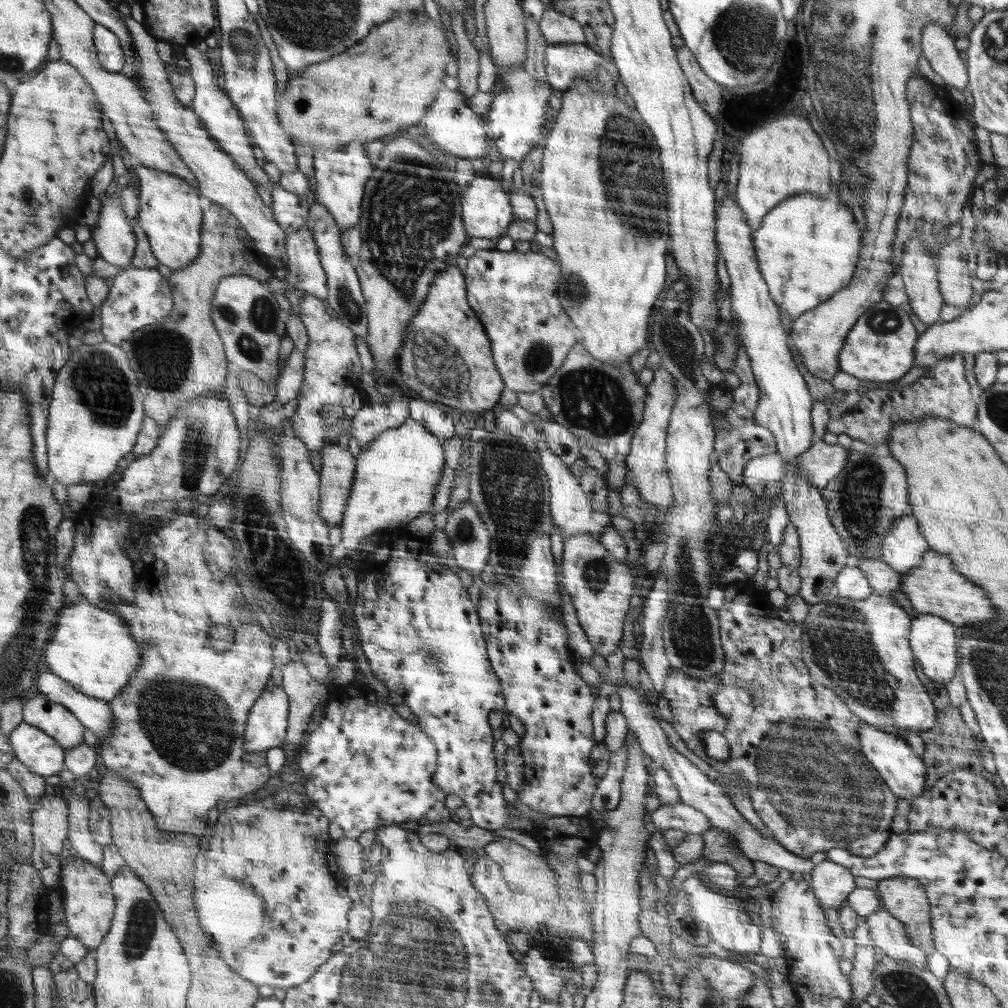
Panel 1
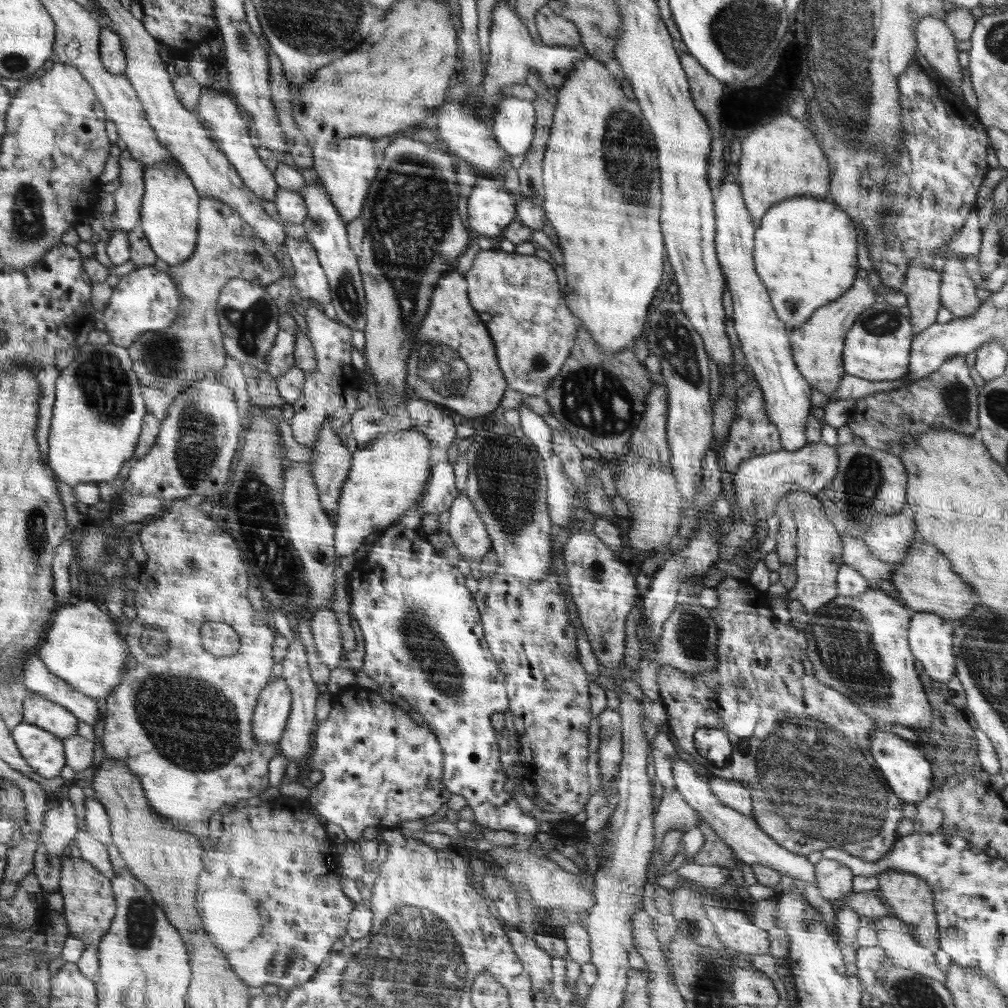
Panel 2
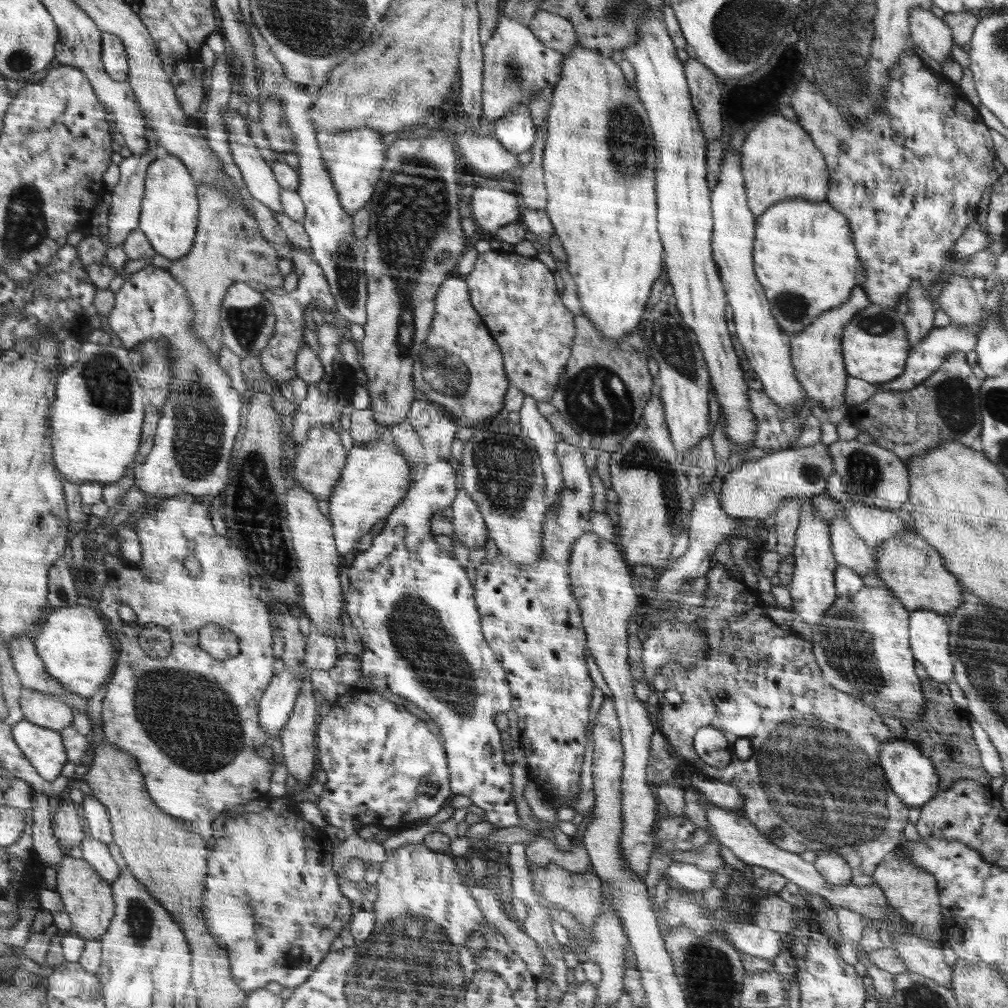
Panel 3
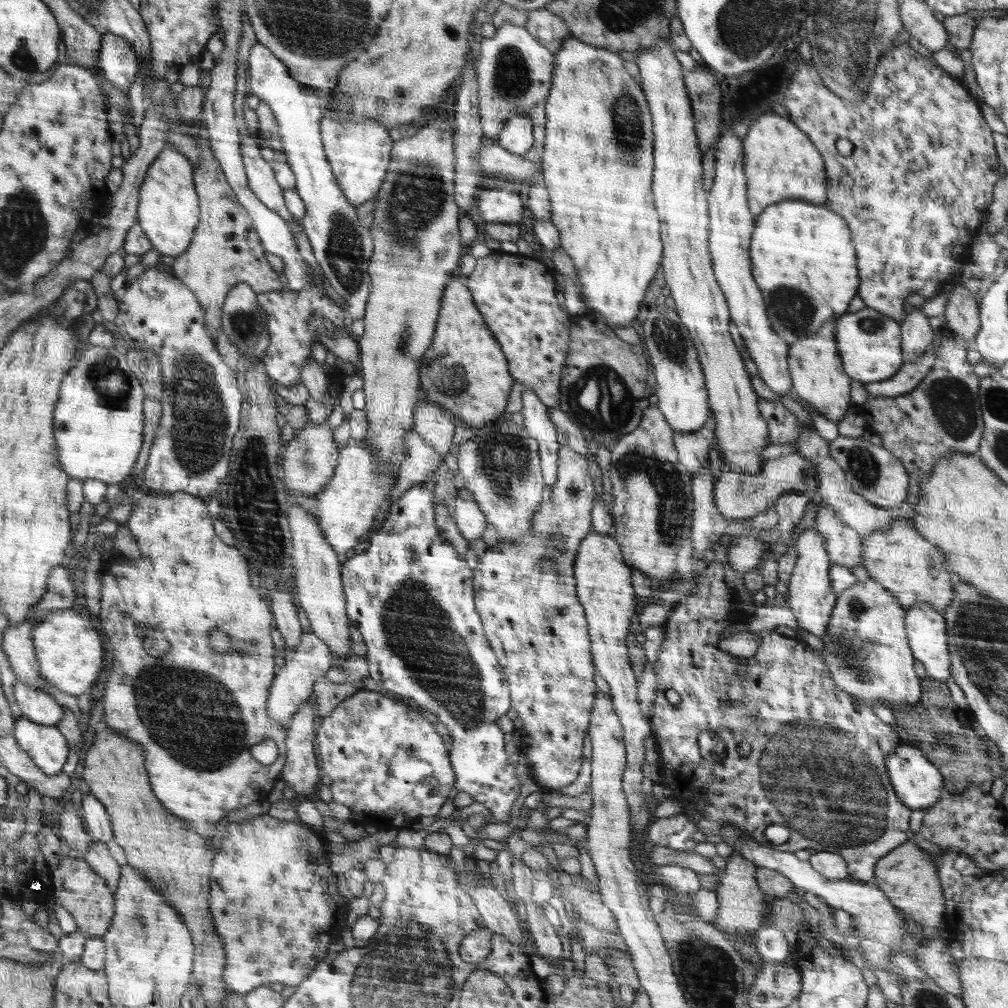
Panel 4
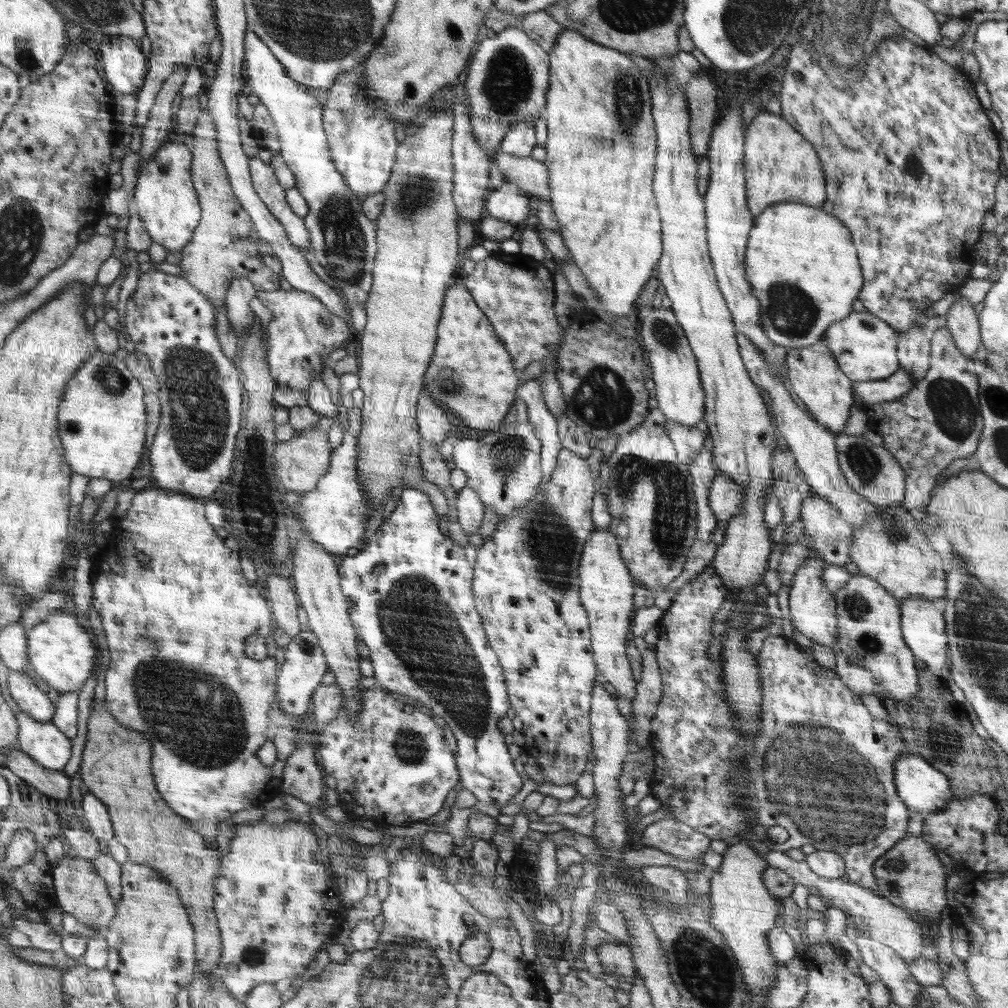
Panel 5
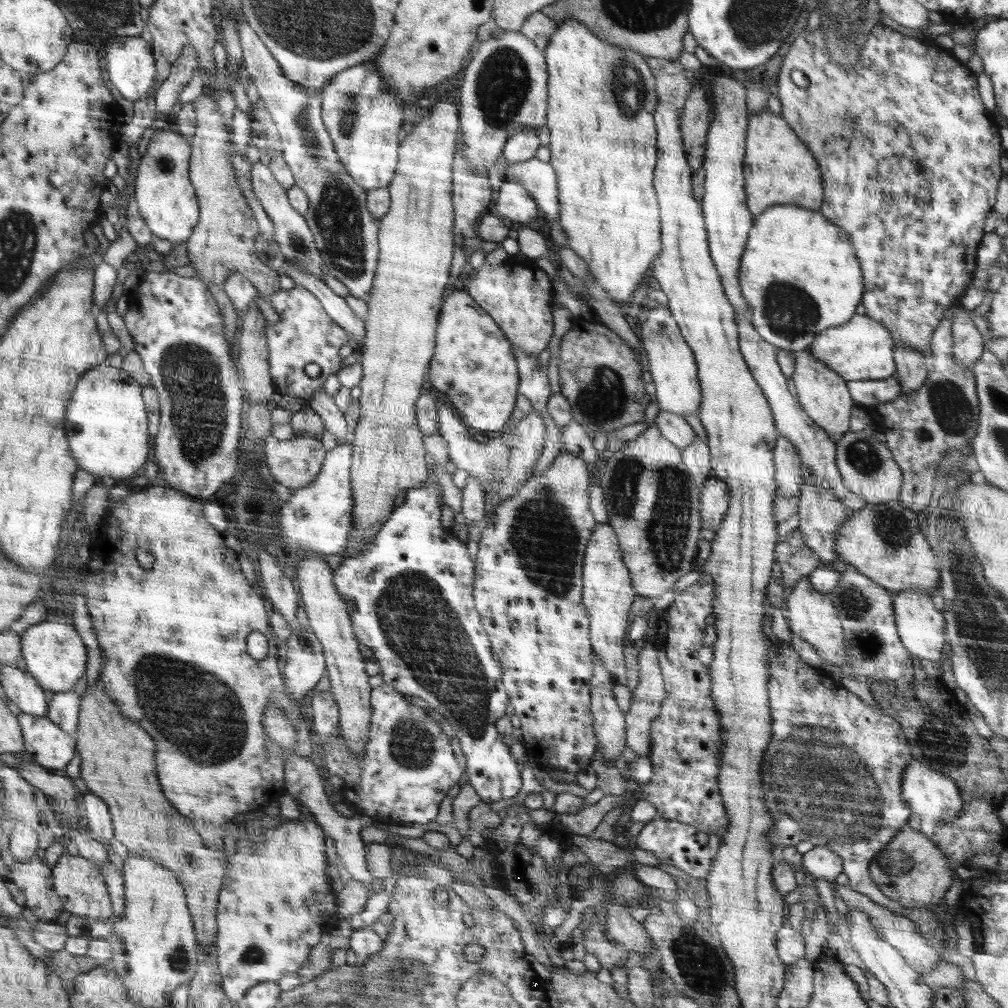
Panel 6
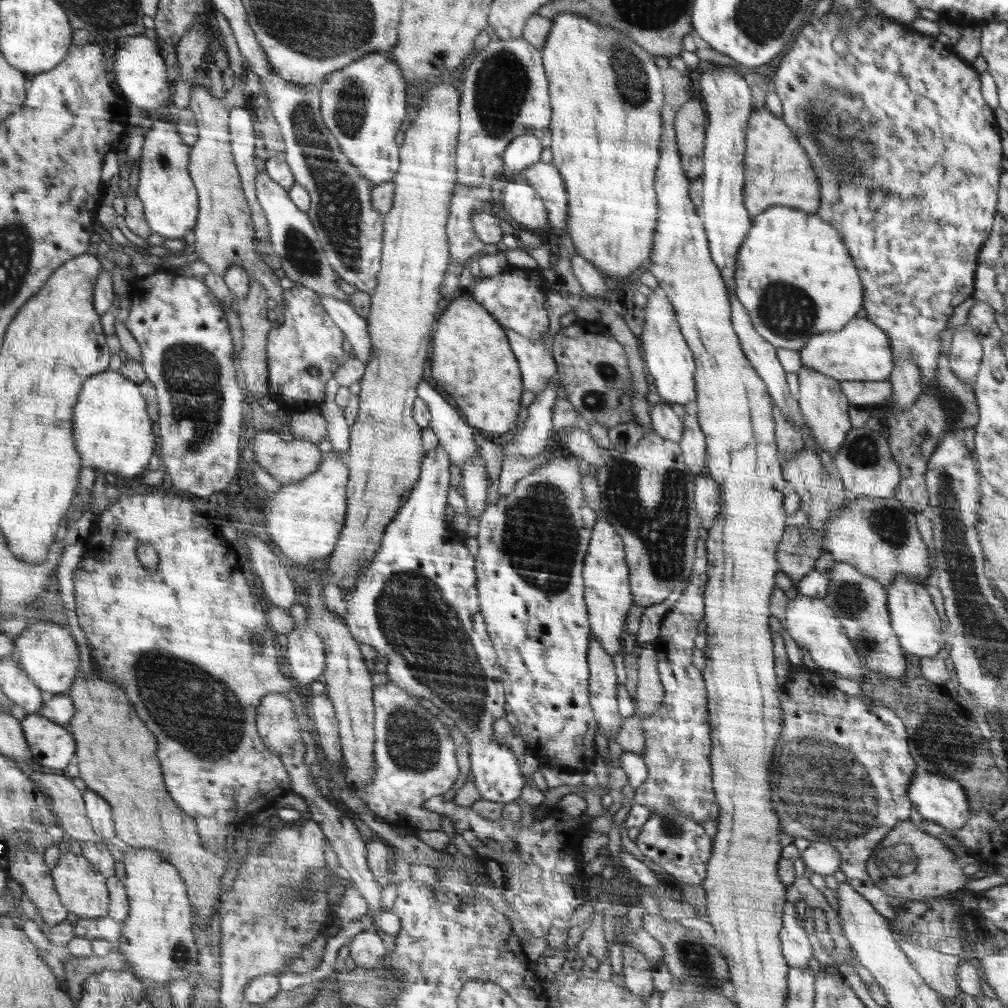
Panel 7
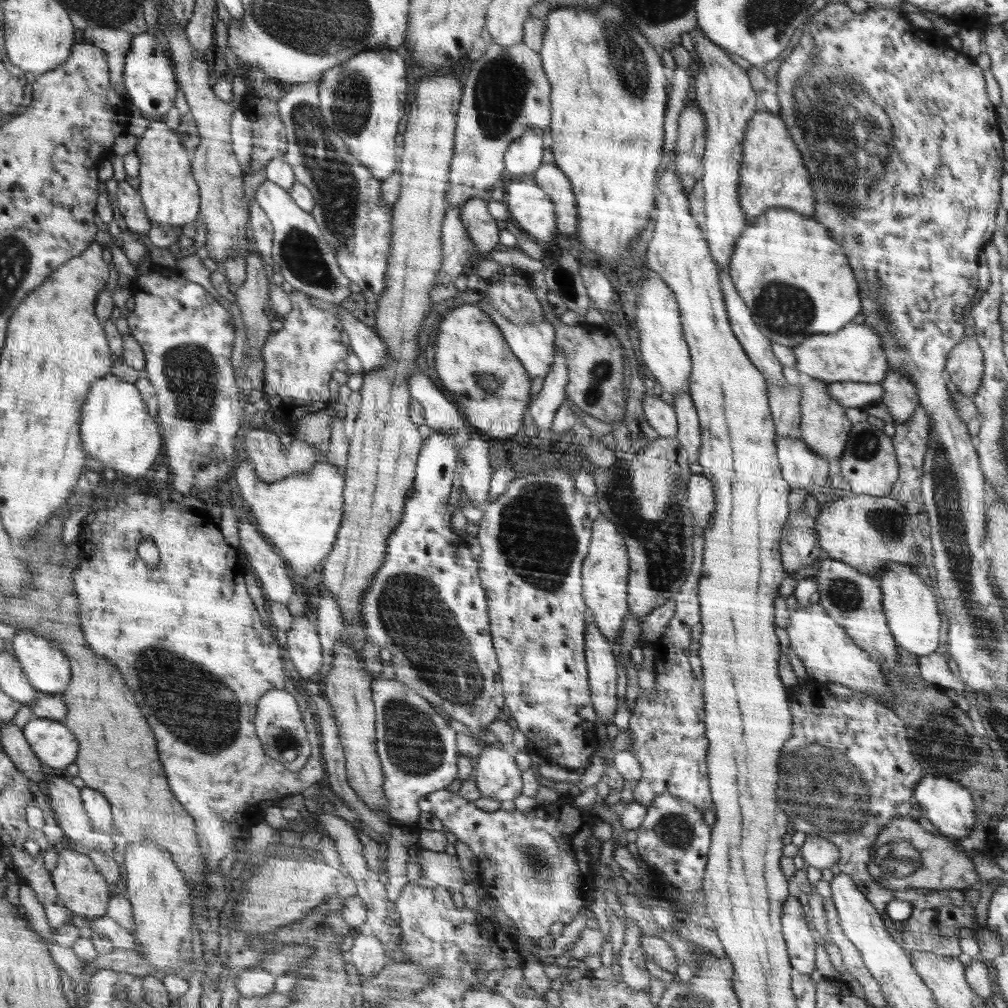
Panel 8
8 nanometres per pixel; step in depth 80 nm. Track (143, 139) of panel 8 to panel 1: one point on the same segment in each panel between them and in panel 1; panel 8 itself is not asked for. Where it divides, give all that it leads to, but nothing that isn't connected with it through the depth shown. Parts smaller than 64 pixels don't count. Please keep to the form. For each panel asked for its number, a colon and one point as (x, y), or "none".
1: (170, 213)
2: (169, 207)
3: (169, 218)
4: (167, 211)
5: (164, 196)
6: (166, 199)
7: (170, 205)

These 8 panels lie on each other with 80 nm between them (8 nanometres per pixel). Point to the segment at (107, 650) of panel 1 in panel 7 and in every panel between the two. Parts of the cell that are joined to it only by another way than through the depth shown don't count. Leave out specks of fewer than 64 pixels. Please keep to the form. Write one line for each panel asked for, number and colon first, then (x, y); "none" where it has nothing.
2: (84, 649)
3: (73, 642)
4: (69, 650)
5: (61, 652)
6: (53, 653)
7: (47, 652)

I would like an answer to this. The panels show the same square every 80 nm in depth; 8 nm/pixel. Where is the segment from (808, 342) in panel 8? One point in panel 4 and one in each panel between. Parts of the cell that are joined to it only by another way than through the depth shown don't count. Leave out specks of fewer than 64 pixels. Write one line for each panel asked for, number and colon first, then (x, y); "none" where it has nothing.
4: (869, 341)
5: (866, 348)
6: (863, 349)
7: (861, 352)

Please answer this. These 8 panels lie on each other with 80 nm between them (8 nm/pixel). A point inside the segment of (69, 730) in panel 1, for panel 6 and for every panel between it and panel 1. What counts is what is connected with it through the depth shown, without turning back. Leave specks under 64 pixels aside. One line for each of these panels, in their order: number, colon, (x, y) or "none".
2: (39, 711)
3: (45, 710)
4: (41, 707)
5: (30, 698)
6: (23, 689)

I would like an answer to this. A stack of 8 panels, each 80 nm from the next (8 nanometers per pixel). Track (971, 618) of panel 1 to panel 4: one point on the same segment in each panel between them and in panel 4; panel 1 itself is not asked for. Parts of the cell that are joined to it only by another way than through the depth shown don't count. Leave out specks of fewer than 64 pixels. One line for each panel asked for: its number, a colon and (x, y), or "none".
2: (924, 580)
3: (914, 571)
4: (904, 562)

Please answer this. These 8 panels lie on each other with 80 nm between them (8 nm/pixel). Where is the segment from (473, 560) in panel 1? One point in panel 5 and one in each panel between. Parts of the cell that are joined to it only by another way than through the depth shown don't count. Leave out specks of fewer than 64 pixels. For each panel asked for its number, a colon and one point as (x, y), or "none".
2: (466, 528)
3: (469, 527)
4: (470, 518)
5: (470, 508)

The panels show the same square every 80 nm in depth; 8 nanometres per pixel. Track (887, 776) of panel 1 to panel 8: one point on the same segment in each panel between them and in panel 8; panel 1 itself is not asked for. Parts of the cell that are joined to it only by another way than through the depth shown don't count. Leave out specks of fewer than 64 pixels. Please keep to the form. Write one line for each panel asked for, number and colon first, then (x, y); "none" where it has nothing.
2: (906, 767)
3: (911, 774)
4: (917, 780)
5: (922, 788)
6: (935, 797)
7: (941, 800)
8: (949, 805)

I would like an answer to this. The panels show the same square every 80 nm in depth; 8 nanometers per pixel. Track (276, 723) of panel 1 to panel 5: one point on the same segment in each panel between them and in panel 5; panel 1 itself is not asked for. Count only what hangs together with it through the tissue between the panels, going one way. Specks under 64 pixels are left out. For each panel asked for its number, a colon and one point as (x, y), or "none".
2: (270, 719)
3: (278, 703)
4: (294, 685)
5: (305, 666)

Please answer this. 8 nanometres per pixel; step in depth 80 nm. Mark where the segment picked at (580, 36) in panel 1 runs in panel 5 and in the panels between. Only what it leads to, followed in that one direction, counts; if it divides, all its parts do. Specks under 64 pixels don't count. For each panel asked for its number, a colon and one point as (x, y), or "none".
2: (555, 30)
3: (553, 30)
4: (552, 31)
5: (541, 27)

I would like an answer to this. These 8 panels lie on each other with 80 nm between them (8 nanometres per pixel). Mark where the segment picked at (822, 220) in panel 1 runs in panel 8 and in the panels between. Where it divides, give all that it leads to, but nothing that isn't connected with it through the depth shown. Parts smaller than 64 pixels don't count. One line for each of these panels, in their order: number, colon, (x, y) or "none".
2: (806, 249)
3: (804, 254)
4: (804, 260)
5: (802, 266)
6: (789, 246)
7: (788, 254)
8: (793, 277)

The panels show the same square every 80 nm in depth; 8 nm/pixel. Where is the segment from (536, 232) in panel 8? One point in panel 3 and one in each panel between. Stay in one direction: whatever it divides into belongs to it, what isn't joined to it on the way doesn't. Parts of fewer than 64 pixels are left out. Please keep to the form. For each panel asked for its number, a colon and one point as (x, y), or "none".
3: (492, 208)
4: (496, 206)
5: (507, 203)
6: (513, 201)
7: (519, 199)

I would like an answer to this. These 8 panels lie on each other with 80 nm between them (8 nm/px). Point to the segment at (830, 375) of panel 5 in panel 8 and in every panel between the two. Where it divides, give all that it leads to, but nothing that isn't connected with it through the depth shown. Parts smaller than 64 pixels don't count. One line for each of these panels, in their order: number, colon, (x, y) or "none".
6: (826, 399)
7: (825, 409)
8: (825, 427)

